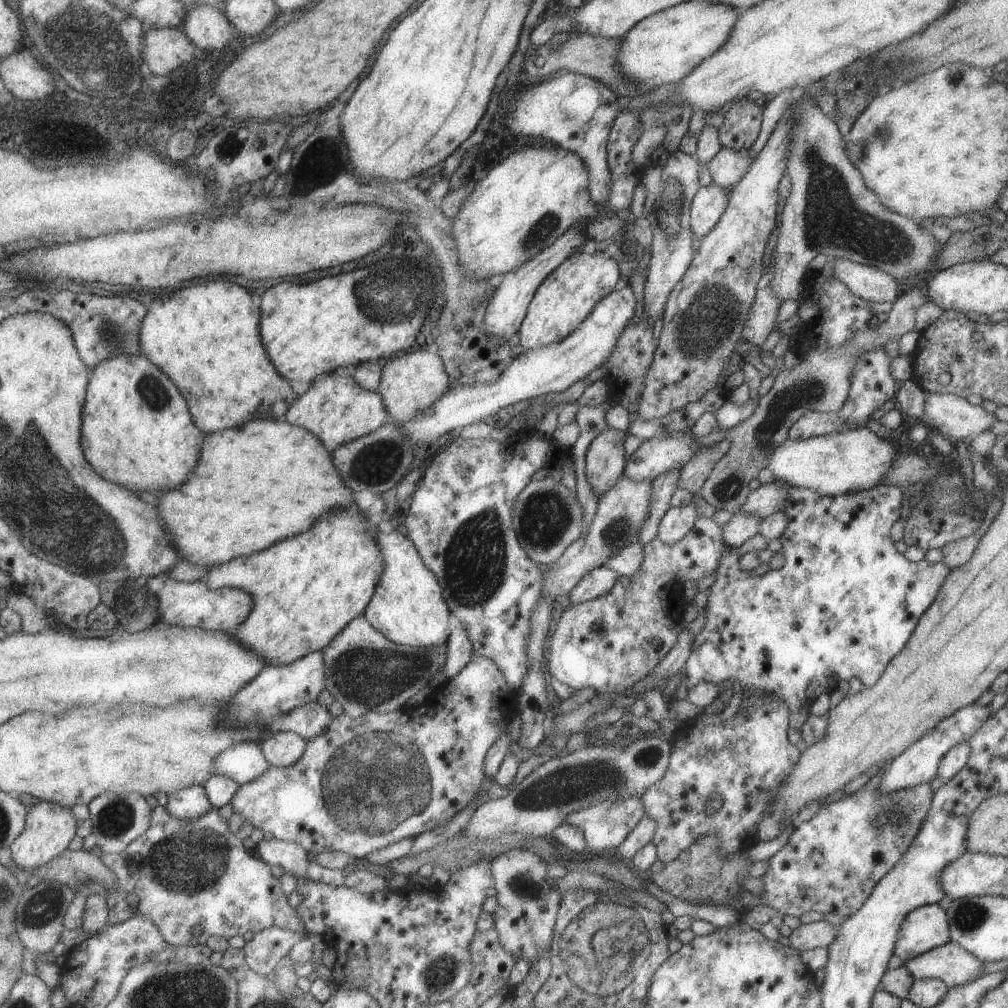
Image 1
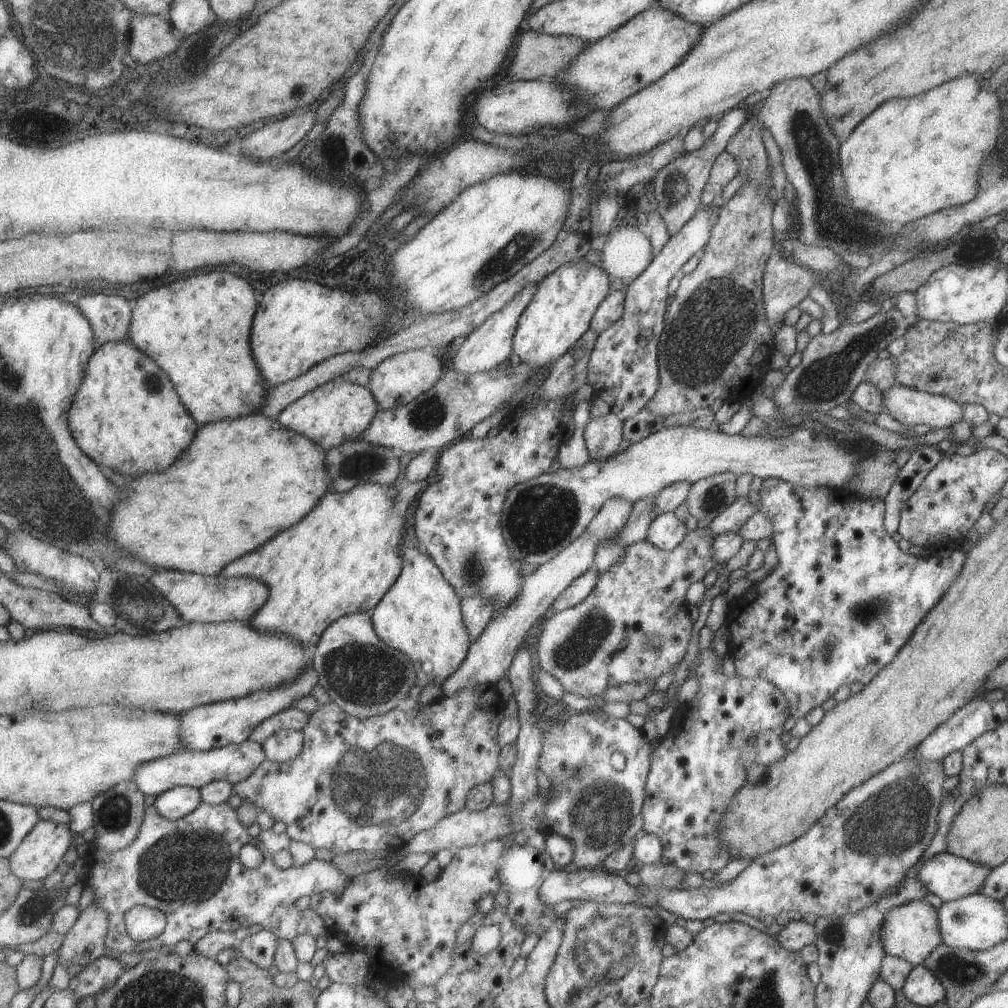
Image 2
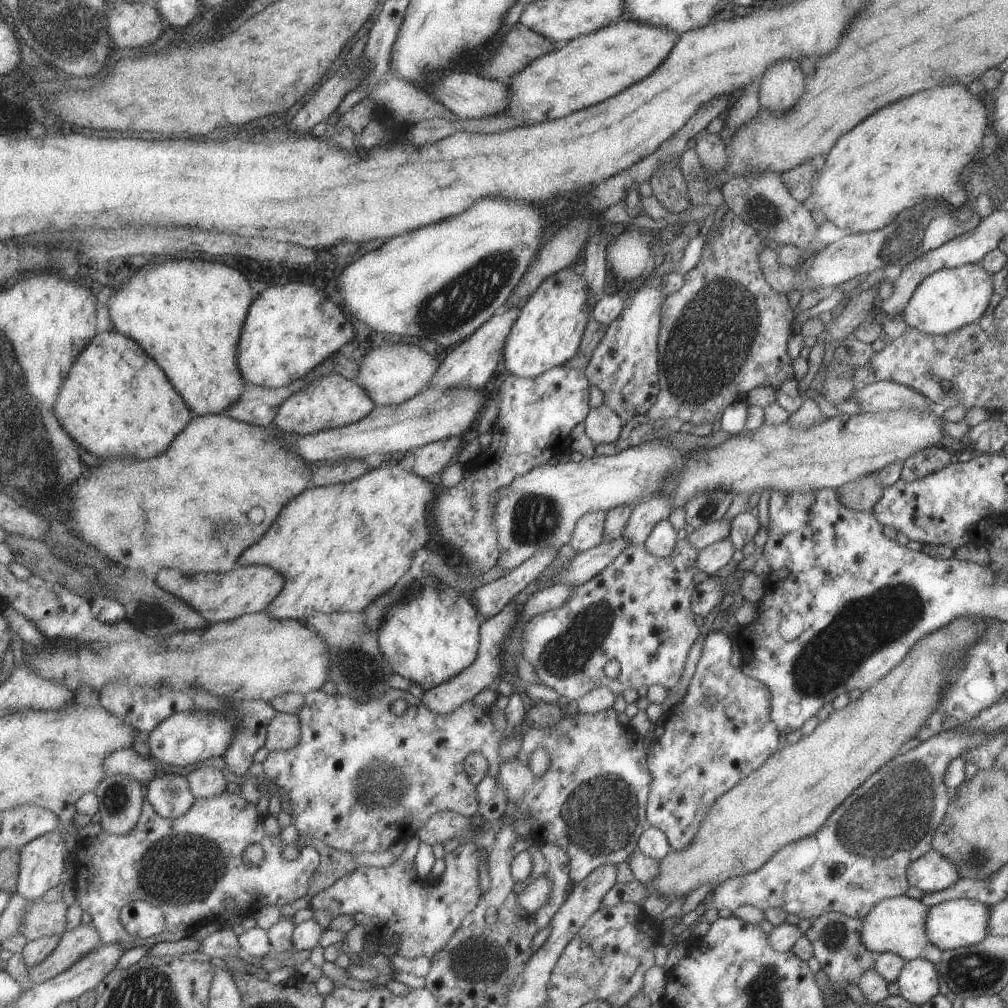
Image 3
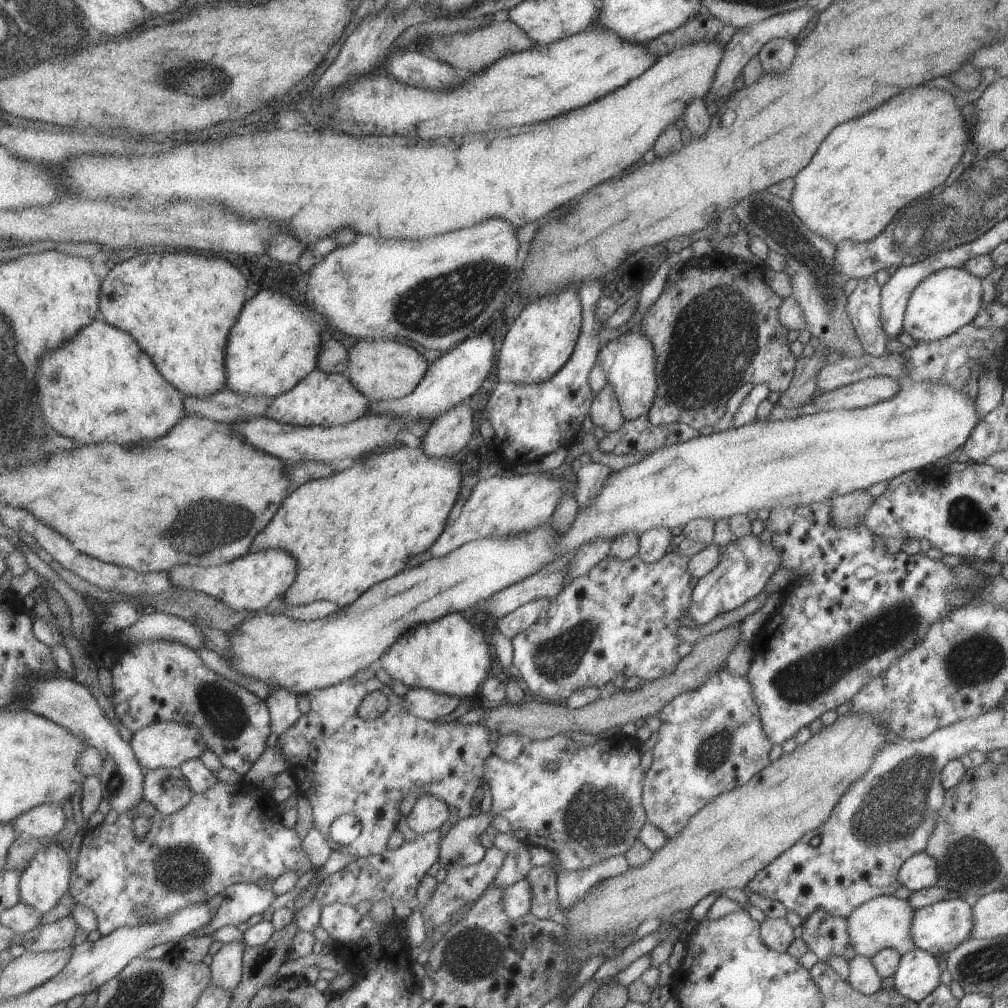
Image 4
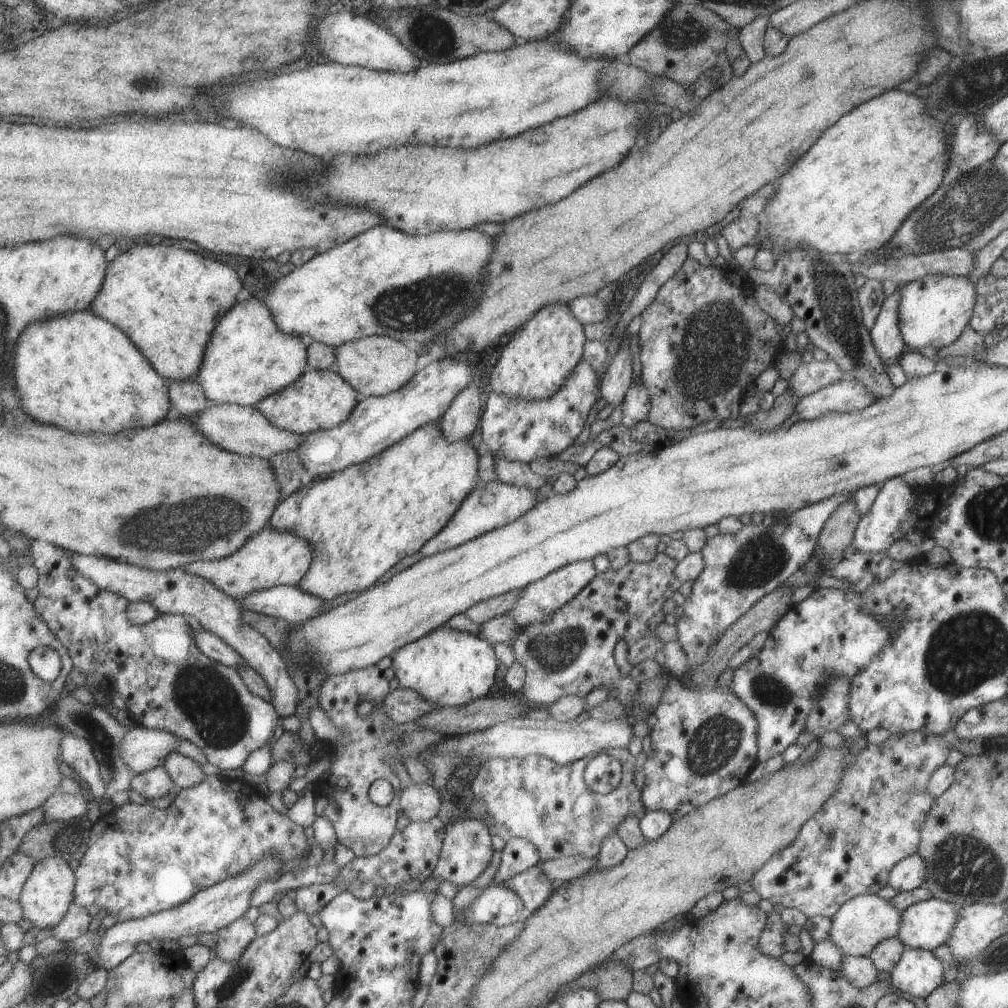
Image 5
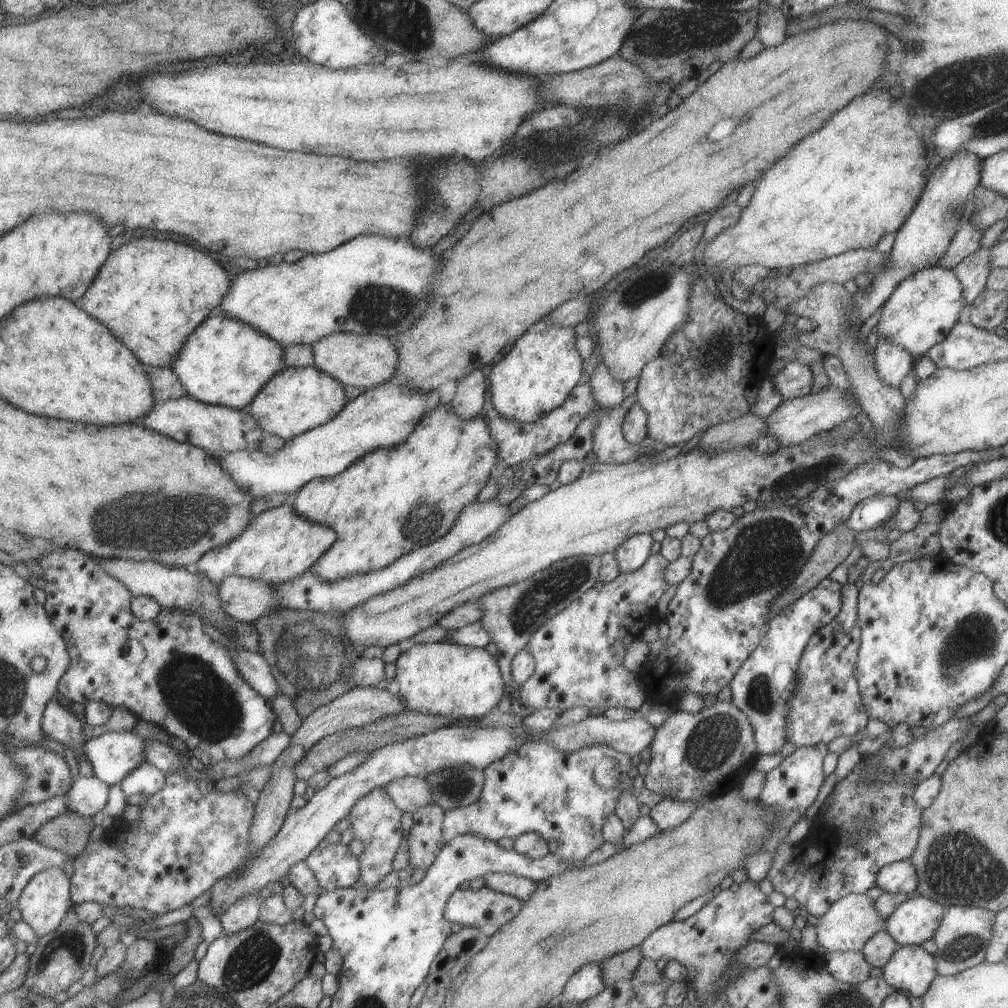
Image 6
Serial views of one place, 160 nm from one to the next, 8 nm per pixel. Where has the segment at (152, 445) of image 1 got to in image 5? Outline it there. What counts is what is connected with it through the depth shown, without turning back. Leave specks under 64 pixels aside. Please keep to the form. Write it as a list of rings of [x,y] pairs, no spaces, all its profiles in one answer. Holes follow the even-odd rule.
[[[70,312],[42,323],[33,323],[21,335],[16,350],[17,384],[27,412],[39,422],[65,428],[69,432],[123,432],[131,428],[158,425],[174,416],[169,380],[152,365],[141,349],[116,324],[91,312]]]

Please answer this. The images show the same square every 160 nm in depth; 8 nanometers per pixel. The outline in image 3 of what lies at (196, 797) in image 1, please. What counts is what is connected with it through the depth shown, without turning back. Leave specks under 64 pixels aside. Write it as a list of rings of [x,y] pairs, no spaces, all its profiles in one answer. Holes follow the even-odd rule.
[[[167,773],[156,778],[147,788],[147,800],[165,818],[178,819],[191,811],[196,803],[189,779],[183,775]]]

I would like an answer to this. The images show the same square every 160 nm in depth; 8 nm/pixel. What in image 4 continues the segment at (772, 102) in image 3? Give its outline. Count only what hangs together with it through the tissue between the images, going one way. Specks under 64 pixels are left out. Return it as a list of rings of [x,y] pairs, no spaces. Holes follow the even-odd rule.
[[[769,39],[763,46],[760,46],[756,54],[757,61],[764,73],[783,72],[789,68],[791,60],[795,56],[795,45],[789,39]]]

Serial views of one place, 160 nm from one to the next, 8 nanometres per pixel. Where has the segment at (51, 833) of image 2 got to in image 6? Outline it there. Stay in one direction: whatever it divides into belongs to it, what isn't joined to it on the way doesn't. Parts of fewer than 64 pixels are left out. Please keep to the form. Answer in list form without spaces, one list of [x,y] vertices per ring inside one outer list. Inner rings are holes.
[[[50,868],[36,874],[25,887],[24,894],[16,905],[23,920],[33,928],[37,936],[42,937],[56,931],[66,918],[68,912],[75,906],[72,901],[72,879],[62,868]]]

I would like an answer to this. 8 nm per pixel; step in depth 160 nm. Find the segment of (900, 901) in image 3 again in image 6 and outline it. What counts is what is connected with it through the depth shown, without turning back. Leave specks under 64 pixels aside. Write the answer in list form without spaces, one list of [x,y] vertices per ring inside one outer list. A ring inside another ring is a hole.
[[[848,894],[834,902],[825,914],[818,918],[816,941],[820,953],[826,951],[860,951],[870,936],[885,931],[885,919],[877,912],[874,901],[864,894]]]

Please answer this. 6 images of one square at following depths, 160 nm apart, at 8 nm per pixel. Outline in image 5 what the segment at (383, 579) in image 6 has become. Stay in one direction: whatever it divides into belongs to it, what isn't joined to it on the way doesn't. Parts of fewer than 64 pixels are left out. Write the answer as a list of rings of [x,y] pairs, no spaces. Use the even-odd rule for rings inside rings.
[[[499,479],[482,481],[481,484],[477,485],[477,488],[473,488],[469,496],[464,498],[464,502],[460,504],[459,510],[453,515],[448,526],[427,544],[424,544],[420,554],[424,559],[440,552],[447,552],[468,540],[476,539],[478,536],[484,535],[495,528],[512,523],[523,512],[533,508],[535,502],[539,502],[539,500],[540,497],[535,494],[534,490],[529,490],[529,488],[509,486],[509,484],[505,484]]]

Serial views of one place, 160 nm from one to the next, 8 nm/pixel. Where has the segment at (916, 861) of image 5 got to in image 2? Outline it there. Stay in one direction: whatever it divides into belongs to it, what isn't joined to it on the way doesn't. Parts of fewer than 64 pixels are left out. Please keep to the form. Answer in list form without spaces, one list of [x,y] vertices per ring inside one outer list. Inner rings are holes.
[[[945,852],[927,859],[917,876],[929,892],[944,902],[977,893],[990,870],[987,865]]]

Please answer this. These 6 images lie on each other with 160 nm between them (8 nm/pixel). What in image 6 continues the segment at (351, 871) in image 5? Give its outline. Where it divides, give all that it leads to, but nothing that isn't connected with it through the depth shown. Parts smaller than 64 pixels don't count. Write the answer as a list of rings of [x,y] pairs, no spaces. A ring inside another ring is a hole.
[[[435,802],[412,813],[412,825],[408,831],[408,866],[428,869],[444,847],[435,839],[441,834],[446,810]]]

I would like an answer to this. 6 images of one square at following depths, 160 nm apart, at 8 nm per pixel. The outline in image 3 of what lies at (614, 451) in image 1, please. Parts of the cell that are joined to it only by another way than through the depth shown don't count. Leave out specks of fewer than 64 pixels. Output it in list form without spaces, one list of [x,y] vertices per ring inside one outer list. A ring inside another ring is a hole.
[[[605,403],[597,408],[590,408],[583,419],[584,432],[594,446],[615,442],[624,423]]]

